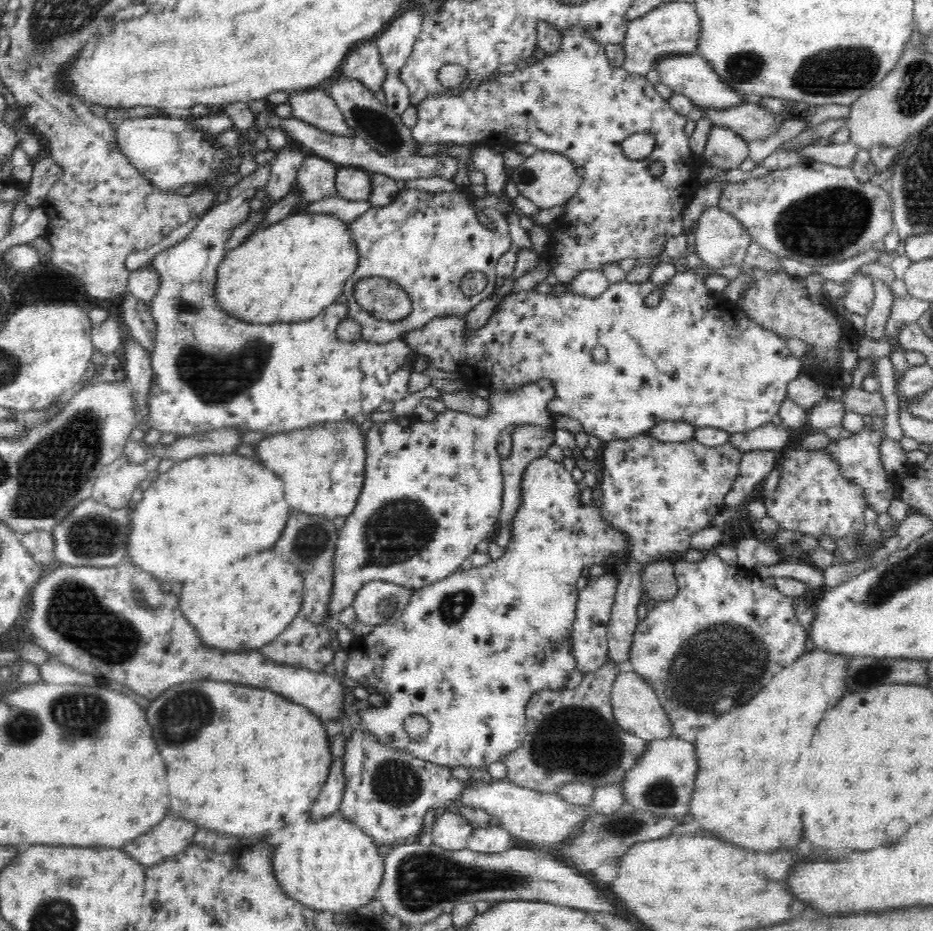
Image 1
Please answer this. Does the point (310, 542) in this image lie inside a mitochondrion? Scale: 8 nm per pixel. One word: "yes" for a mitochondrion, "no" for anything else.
yes

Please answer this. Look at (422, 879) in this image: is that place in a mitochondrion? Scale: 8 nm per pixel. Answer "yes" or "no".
yes

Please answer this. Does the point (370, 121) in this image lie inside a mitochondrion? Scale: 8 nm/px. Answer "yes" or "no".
yes

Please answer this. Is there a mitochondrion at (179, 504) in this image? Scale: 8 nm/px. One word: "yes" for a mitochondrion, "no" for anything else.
no

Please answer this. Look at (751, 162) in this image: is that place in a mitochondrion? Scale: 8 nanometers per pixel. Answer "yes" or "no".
no

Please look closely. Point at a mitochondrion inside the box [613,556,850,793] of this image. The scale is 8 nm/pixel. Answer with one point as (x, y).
(721, 668)

